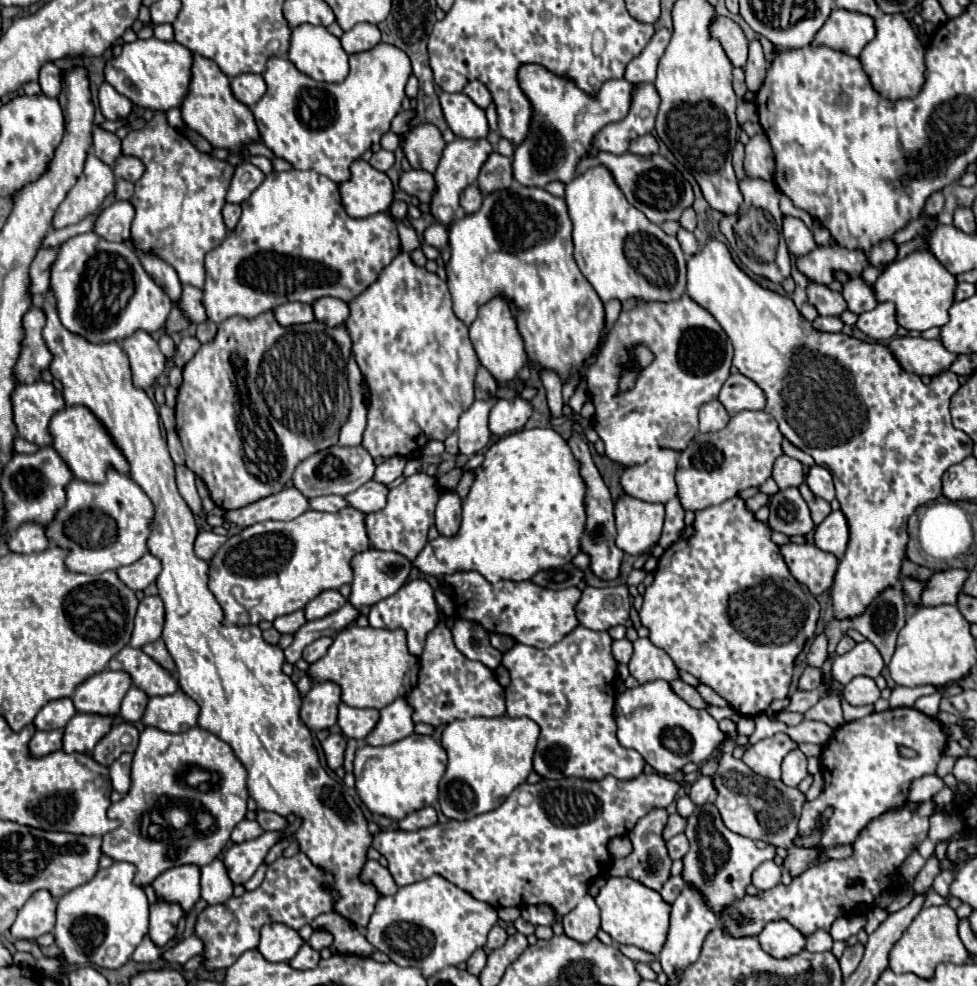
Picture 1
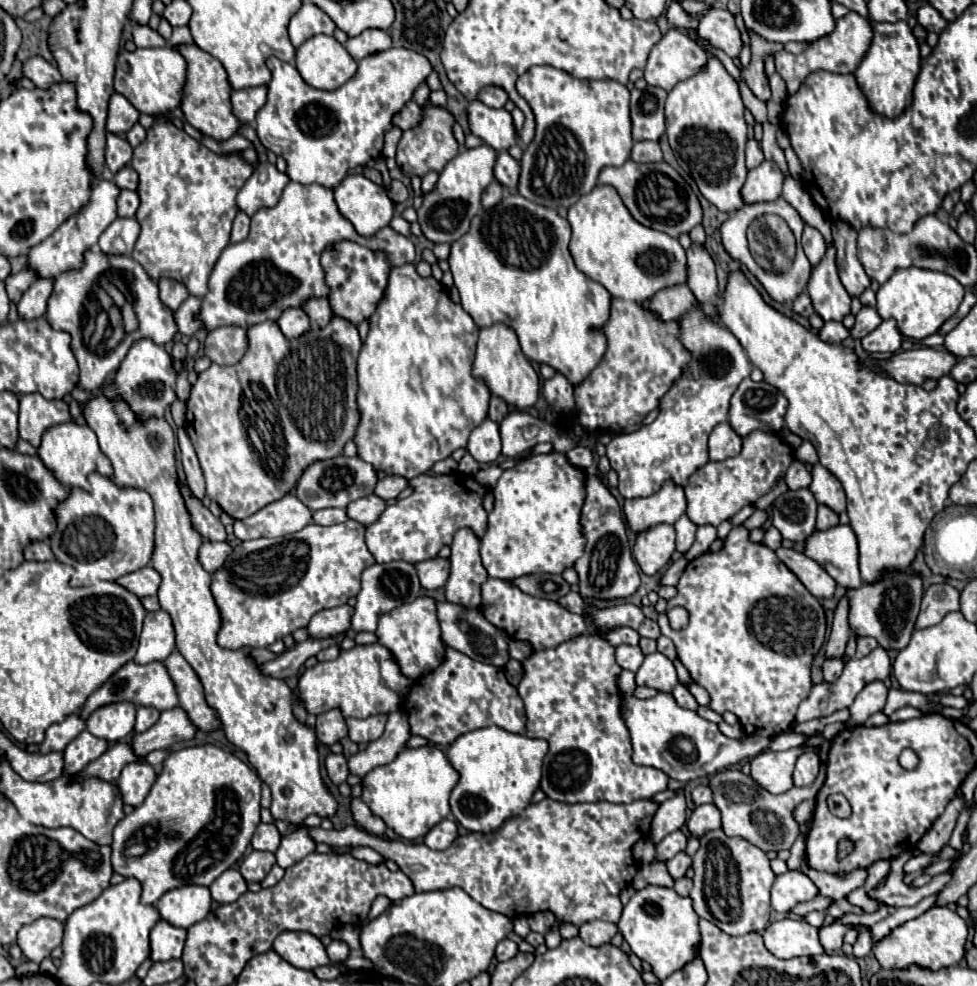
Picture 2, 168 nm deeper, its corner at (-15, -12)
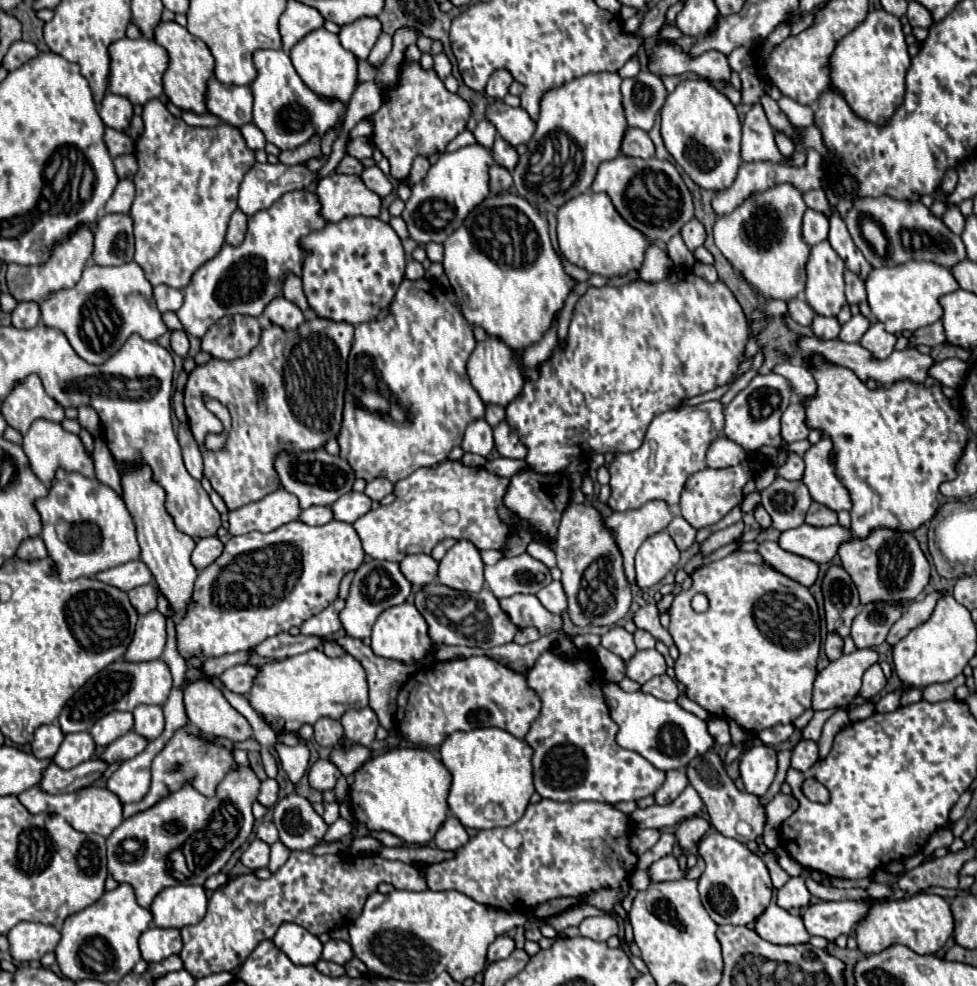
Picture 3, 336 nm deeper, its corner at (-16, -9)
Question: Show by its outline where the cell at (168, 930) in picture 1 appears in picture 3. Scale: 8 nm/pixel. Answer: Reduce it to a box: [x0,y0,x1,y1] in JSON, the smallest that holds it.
[140,926,182,962]

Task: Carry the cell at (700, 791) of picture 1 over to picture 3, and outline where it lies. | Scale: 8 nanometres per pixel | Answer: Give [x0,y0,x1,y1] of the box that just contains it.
[674,816,710,852]

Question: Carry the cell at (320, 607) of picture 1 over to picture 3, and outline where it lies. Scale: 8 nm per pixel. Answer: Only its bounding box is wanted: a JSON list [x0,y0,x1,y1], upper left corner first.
[300,598,344,638]

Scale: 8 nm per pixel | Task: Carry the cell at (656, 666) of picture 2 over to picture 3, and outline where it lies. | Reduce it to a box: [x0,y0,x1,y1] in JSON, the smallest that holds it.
[626,650,666,684]

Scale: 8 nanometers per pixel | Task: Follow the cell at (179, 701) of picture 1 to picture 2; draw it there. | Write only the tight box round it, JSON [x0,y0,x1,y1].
[131,707,199,755]

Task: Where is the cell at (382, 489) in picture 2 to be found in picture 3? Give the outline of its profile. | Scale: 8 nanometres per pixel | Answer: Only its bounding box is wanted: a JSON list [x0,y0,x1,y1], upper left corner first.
[364,478,392,502]

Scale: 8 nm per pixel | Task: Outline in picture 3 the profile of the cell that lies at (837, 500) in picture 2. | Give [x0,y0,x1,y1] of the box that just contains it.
[802,436,852,512]

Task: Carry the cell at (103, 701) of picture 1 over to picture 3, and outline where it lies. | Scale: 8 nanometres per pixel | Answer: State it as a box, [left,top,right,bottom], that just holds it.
[90,712,134,748]

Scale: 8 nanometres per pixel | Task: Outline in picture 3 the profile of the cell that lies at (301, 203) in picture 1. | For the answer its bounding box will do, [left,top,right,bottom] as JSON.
[176,190,326,338]

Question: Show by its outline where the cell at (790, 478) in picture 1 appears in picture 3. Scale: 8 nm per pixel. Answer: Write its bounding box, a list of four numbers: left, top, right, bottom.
[778,450,804,480]

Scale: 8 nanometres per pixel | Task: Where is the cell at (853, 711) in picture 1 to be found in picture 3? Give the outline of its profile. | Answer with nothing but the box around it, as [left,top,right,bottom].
[778,524,852,562]

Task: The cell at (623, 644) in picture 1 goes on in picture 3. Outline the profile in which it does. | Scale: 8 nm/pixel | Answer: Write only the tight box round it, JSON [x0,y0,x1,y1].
[602,626,636,660]

